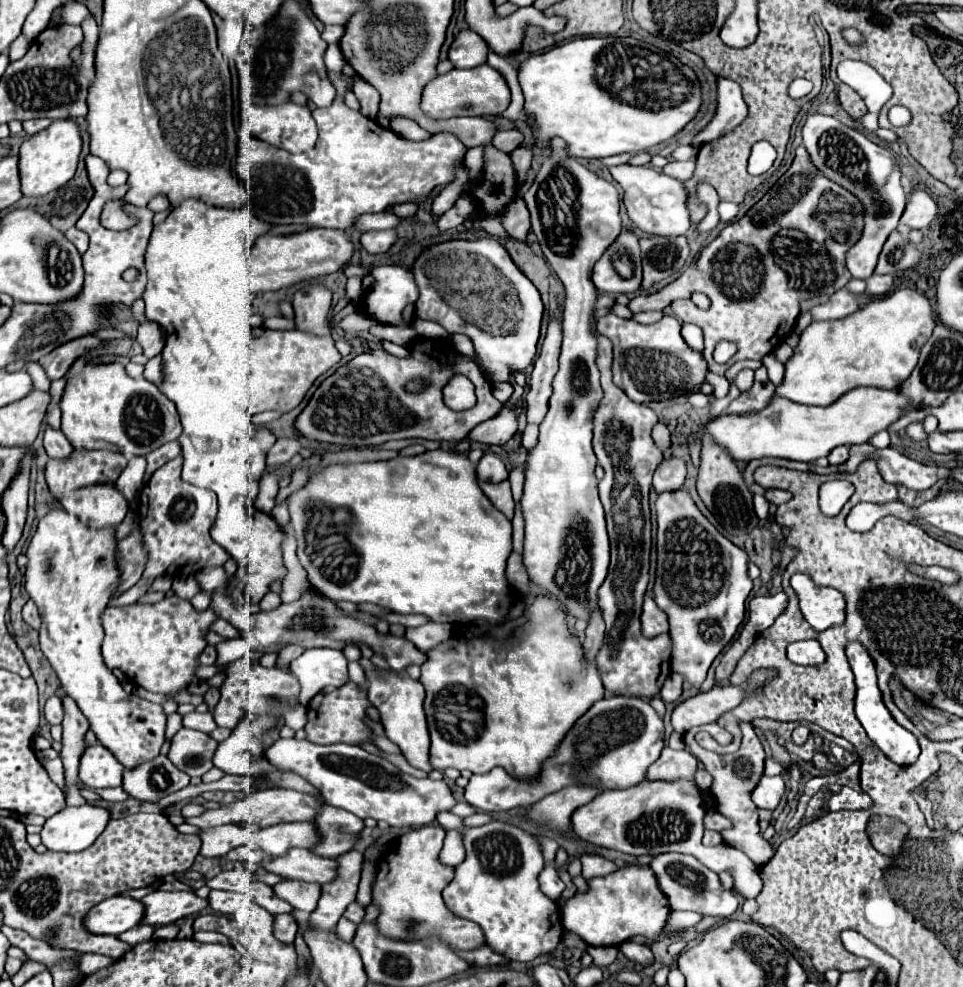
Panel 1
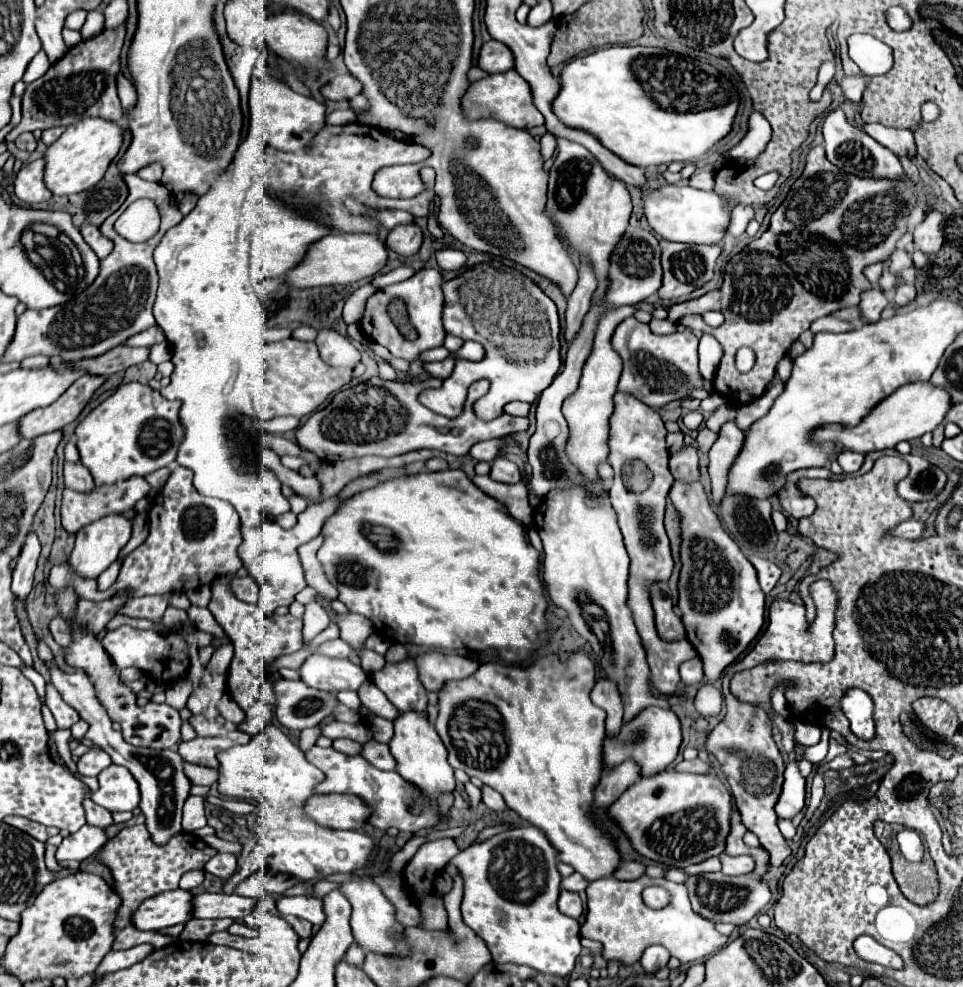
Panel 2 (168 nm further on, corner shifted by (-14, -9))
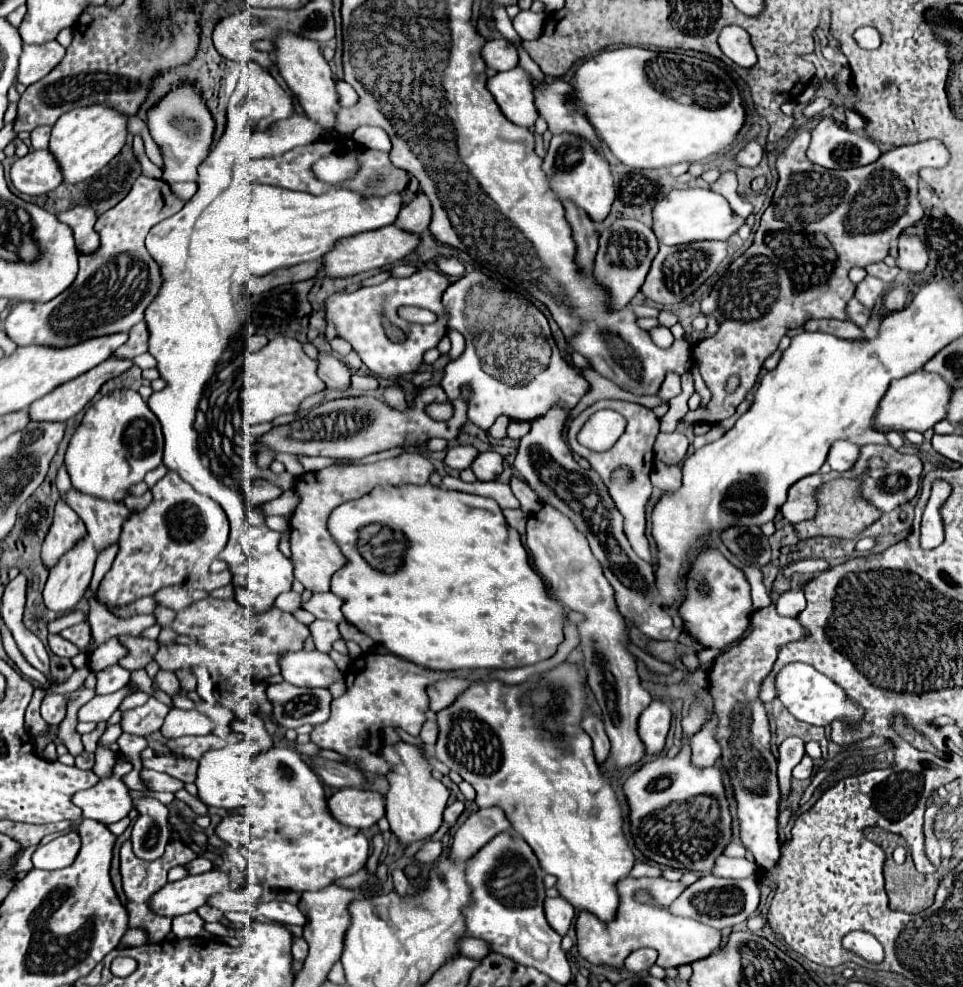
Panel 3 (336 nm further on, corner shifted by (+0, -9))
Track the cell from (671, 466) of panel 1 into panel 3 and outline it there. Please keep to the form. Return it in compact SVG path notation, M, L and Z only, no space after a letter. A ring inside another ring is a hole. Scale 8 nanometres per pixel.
M659 432L657 442L655 442L655 458L659 458L665 464L681 464L685 454L687 454L689 440L681 432Z

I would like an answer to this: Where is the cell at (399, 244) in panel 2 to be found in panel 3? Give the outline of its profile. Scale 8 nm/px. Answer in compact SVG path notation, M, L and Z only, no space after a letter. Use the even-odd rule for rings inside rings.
M419 190L415 200L411 200L409 204L405 204L399 212L399 218L395 222L395 226L401 226L403 230L421 234L429 228L431 224L431 200Z

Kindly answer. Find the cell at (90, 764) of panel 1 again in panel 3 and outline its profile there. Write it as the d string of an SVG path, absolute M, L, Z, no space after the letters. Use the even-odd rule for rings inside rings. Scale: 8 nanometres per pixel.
M117 762L111 778L103 778L97 786L77 792L73 802L83 810L81 818L97 820L101 824L113 824L125 818L133 810L133 800L129 788L121 782L121 776L131 770L131 762Z

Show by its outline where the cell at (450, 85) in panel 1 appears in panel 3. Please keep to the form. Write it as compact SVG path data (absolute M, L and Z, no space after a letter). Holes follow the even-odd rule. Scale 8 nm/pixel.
M521 66L499 72L487 80L487 88L495 96L501 112L515 124L531 128L539 118L533 94L533 78Z

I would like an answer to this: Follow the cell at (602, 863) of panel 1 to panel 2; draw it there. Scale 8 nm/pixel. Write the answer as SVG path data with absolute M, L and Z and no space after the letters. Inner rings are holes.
M625 862L613 872L613 876L619 880L635 880L635 878L643 876L643 870L645 870L645 866L639 862Z

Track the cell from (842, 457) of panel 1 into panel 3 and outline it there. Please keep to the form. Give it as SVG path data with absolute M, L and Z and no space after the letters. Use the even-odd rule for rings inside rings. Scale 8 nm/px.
M837 440L829 450L827 462L831 464L831 470L845 472L845 470L853 468L853 464L859 458L859 452L861 452L861 446L853 444L849 440Z

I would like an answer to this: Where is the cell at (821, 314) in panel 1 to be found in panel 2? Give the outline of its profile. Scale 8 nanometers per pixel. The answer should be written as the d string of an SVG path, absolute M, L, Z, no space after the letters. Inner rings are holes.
M875 286L867 292L861 294L861 304L859 304L859 310L861 310L861 318L865 322L875 322L879 320L879 314L881 310L887 306L887 298L883 296L883 292Z

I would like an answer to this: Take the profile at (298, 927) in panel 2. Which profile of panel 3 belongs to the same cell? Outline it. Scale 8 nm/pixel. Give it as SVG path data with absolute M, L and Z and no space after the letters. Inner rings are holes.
M293 938L293 958L297 962L303 962L307 958L307 942L303 938Z

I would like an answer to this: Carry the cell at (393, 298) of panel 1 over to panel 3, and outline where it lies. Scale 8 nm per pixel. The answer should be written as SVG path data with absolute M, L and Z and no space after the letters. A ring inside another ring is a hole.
M421 268L419 272L415 272L413 276L409 278L389 278L387 282L379 284L379 286L363 286L355 292L335 292L331 294L327 300L325 300L325 320L331 322L337 330L337 336L347 340L353 350L359 354L361 362L377 376L381 378L397 378L397 376L405 376L405 374L415 374L419 370L419 366L423 364L423 354L429 350L429 348L435 348L439 344L439 340L447 334L447 314L445 314L445 306L441 304L441 294L447 290L451 282L447 280L445 274L439 274L439 272L433 272L433 270L427 270L427 268ZM401 306L425 306L429 310L433 310L437 314L437 322L433 324L427 324L427 326L421 326L421 324L409 324L405 320L399 318L397 314L397 308ZM381 318L387 318L391 324L399 326L405 334L407 334L407 340L403 344L393 344L387 336L385 336L385 330L383 330L383 324L381 324Z

